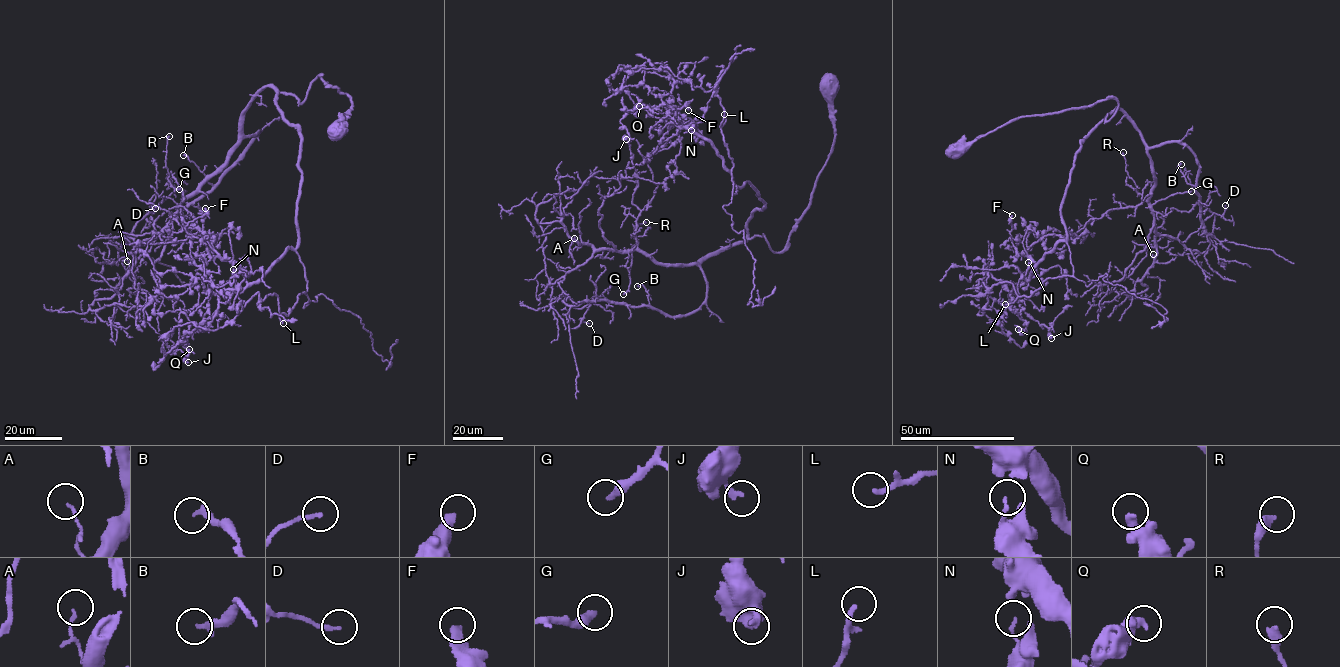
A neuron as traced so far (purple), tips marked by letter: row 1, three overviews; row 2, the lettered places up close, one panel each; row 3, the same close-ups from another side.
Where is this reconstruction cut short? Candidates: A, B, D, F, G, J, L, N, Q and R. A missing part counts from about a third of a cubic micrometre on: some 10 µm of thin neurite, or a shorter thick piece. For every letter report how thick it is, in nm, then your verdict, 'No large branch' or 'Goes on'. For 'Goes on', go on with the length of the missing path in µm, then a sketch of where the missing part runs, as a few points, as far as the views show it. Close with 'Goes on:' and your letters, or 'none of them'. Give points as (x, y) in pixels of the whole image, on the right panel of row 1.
A: Thickness 120 nm. No large branch
B: Thickness 320 nm. No large branch
D: Thickness 160 nm. No large branch
F: Thickness 400 nm. No large branch
G: Thickness 320 nm. Goes on. Missing length about 15 µm. Course of what is missing: (1191, 191), (1197, 186), (1200, 172)
J: Thickness 260 nm. No large branch
L: Thickness 220 nm. Goes on. Missing length about 30 µm
N: Thickness 100 nm. No large branch
Q: Thickness 360 nm. No large branch
R: Thickness 360 nm. No large branch
Goes on: G, L

